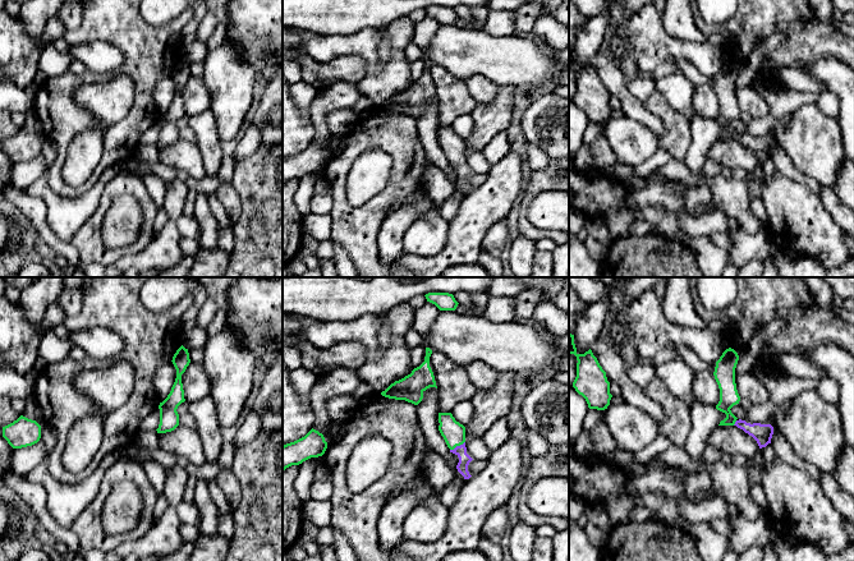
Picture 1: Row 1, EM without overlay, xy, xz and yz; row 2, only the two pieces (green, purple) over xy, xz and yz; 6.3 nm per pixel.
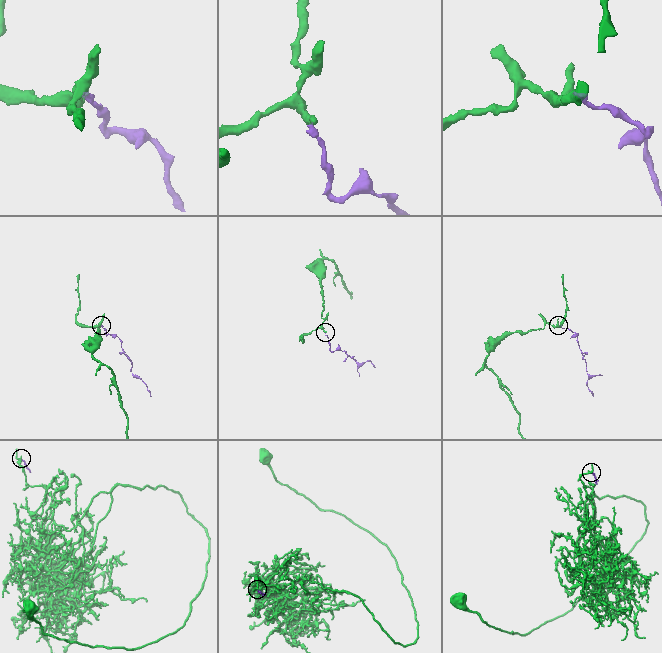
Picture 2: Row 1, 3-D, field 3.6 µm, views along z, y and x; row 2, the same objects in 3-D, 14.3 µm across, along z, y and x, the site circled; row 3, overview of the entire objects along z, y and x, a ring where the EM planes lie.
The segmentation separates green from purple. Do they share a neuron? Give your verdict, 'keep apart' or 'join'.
join

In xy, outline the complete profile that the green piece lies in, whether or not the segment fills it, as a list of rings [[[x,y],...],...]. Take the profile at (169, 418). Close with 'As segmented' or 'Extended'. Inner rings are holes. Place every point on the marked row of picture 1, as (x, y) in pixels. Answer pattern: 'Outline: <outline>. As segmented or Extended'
Outline: [[[183,345],[173,357],[173,364],[176,369],[176,378],[167,397],[160,403],[160,424],[157,433],[166,433],[174,431],[179,426],[178,406],[185,401],[182,383],[182,374],[190,363],[188,349]]]. As segmented

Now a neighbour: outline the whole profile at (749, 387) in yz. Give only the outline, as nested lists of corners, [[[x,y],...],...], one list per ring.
[[[752,372],[735,374],[735,383],[741,400],[756,405],[768,403],[770,392]]]

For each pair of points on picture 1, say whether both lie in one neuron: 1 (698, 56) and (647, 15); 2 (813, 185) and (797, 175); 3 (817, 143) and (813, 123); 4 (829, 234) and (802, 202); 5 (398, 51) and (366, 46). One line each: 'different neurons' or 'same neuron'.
1: same neuron
2: same neuron
3: same neuron
4: same neuron
5: same neuron

